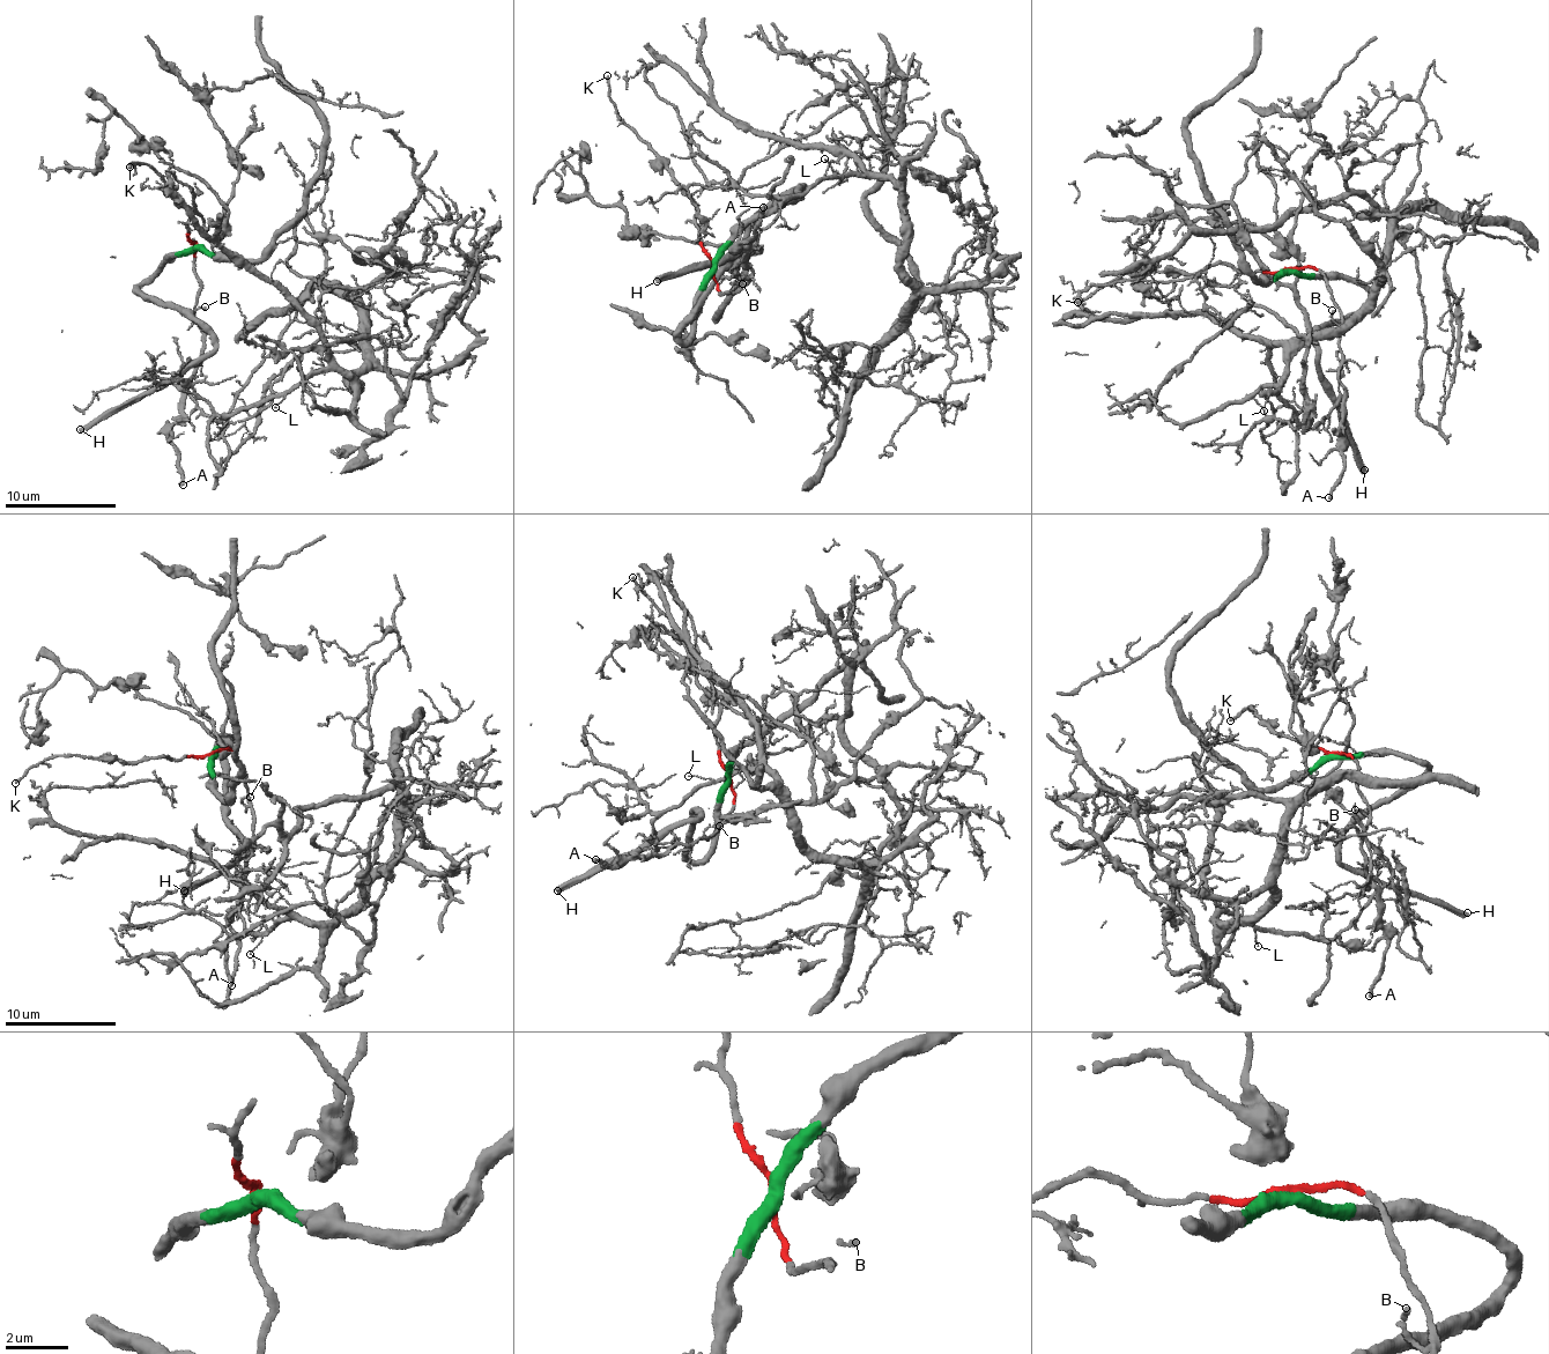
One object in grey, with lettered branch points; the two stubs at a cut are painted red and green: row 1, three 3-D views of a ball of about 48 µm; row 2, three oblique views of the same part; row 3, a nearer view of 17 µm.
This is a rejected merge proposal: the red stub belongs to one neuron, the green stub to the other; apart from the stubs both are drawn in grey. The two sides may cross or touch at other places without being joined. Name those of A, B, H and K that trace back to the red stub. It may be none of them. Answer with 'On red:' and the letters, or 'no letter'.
On red: A, B, K

